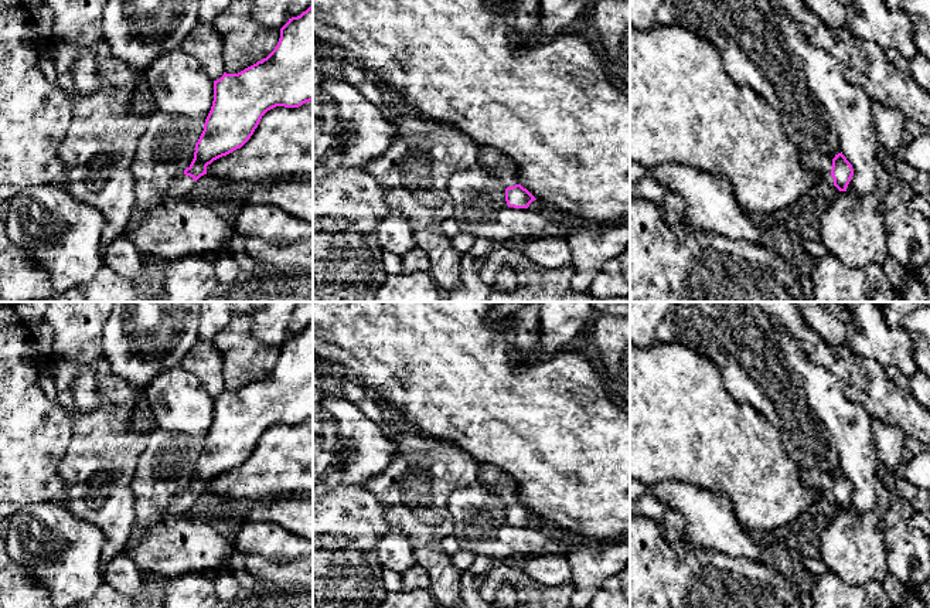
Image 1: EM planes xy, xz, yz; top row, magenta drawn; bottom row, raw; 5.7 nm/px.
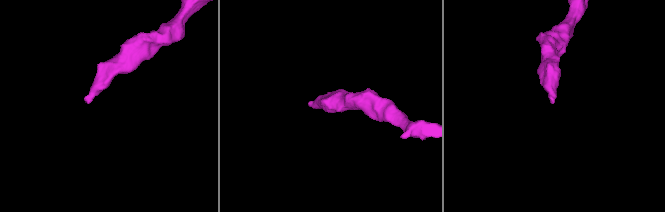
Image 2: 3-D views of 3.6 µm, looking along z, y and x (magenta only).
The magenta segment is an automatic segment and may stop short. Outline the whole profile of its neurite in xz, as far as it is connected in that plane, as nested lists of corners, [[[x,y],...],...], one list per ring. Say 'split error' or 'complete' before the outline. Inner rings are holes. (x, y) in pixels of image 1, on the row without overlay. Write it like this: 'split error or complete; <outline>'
split error; [[[478,463],[477,482],[491,488],[505,506],[505,519],[508,524],[528,526],[529,522],[536,517],[521,500],[517,482],[500,469]]]

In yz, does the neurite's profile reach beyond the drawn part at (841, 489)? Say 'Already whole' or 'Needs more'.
Needs more

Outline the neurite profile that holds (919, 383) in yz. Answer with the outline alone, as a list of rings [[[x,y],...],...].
[[[917,370],[910,378],[909,385],[912,395],[926,408],[930,408],[930,377]]]

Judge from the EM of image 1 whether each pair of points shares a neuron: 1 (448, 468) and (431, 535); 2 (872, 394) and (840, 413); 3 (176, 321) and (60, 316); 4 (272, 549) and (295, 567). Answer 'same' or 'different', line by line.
1: same
2: different
3: different
4: different

